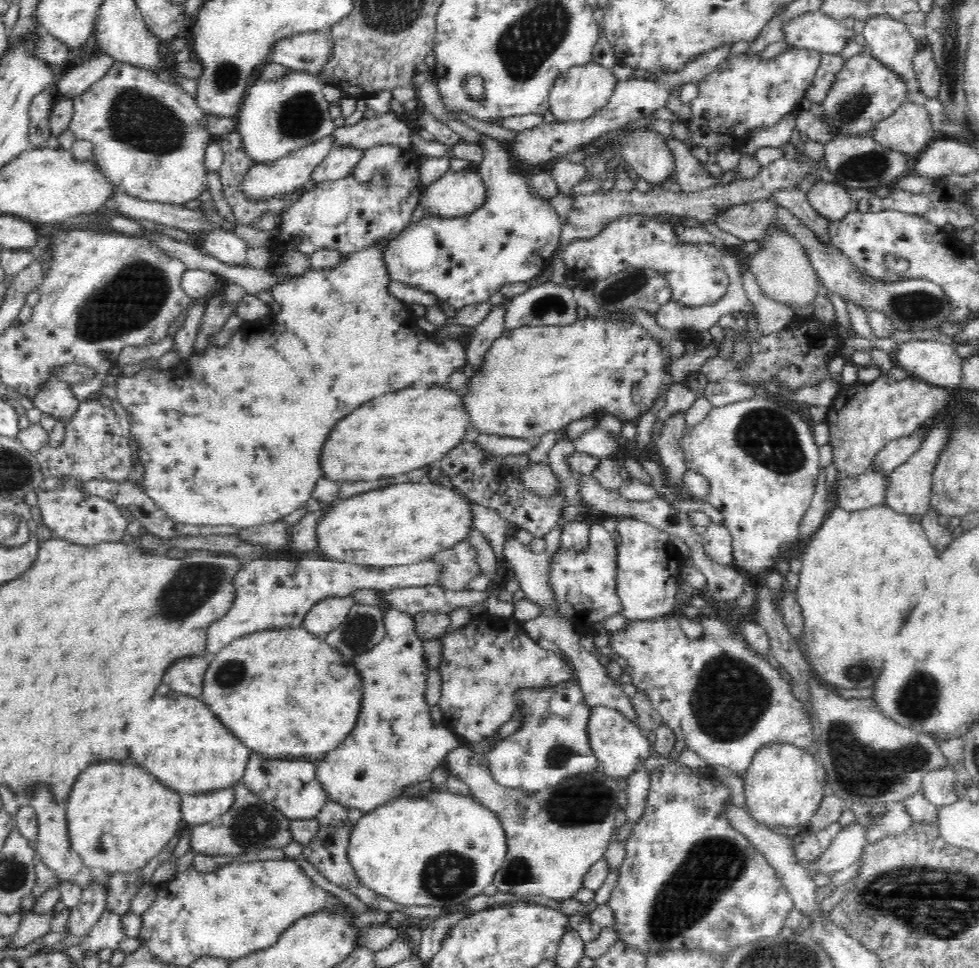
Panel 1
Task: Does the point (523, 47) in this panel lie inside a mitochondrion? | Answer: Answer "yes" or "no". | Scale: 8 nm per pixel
yes

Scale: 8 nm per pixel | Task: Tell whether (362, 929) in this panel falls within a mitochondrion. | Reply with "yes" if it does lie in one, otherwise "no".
no

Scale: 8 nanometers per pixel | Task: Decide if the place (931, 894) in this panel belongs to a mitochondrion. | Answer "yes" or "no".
yes

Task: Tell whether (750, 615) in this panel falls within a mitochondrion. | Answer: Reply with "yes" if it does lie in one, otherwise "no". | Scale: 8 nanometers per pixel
no

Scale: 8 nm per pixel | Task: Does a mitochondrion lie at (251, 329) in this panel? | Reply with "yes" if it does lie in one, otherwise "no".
no

